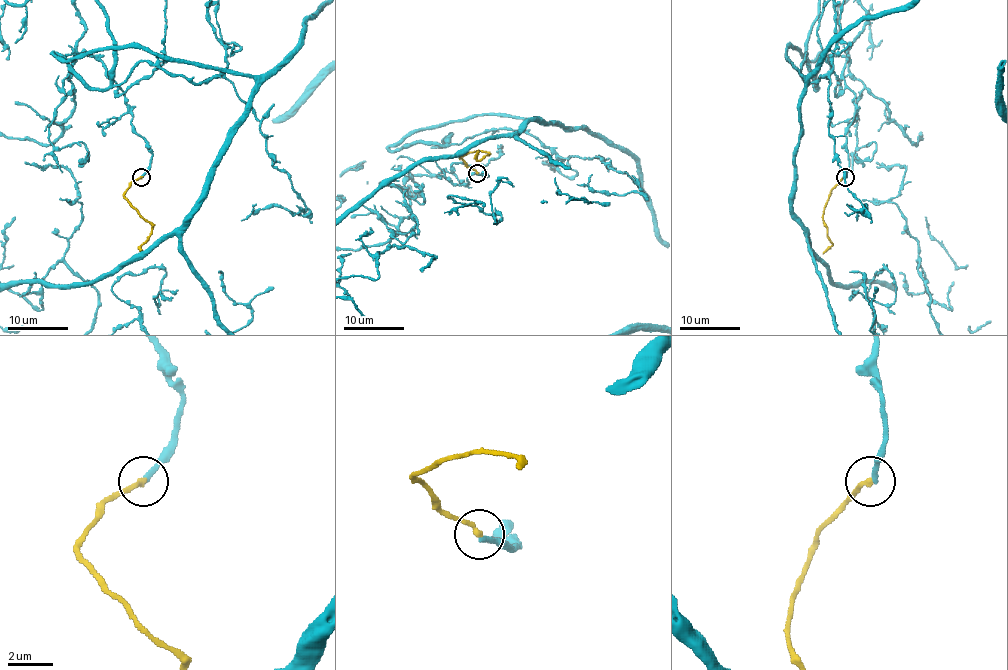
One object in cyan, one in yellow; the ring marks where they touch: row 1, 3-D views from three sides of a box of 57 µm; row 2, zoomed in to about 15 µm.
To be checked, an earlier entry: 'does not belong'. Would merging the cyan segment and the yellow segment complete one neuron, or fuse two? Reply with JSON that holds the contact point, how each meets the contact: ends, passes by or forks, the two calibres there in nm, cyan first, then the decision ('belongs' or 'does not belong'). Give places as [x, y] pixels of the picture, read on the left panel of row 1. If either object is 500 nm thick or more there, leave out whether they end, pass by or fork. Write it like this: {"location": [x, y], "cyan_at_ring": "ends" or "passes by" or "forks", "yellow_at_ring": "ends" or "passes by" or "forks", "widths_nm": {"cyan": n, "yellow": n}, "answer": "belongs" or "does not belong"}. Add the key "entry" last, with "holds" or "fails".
{"location": [141, 177], "cyan_at_ring": "ends", "yellow_at_ring": "ends", "widths_nm": {"cyan": 240, "yellow": 240}, "answer": "does not belong", "entry": "holds"}

